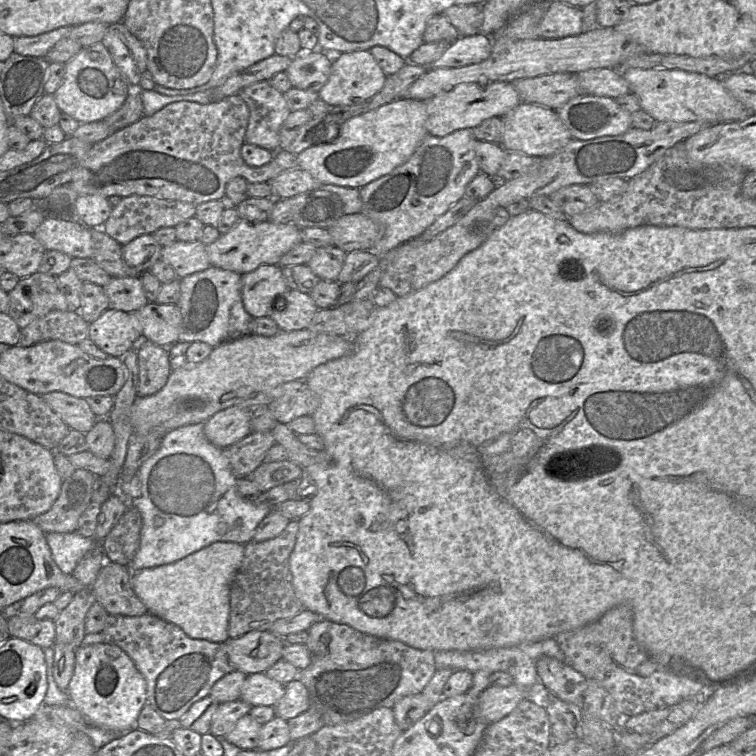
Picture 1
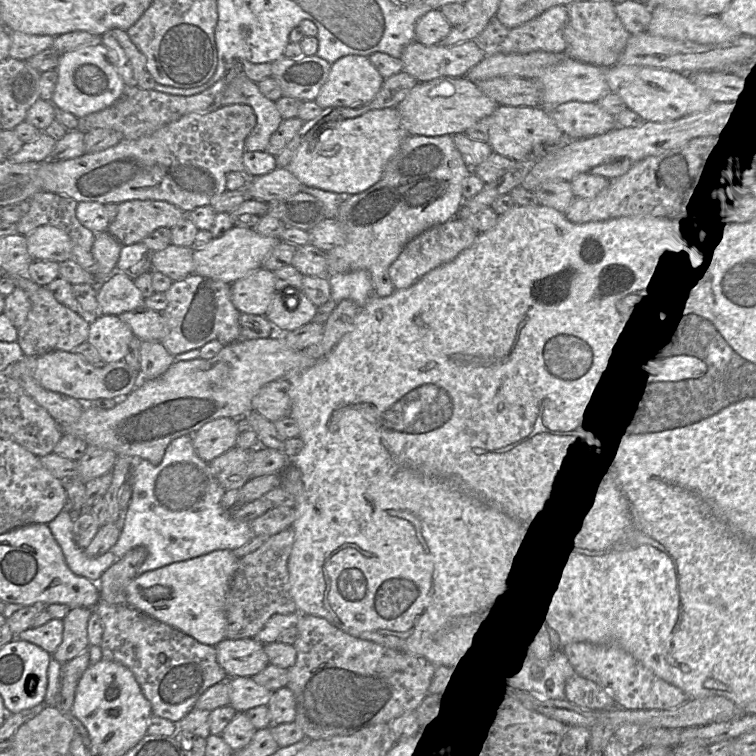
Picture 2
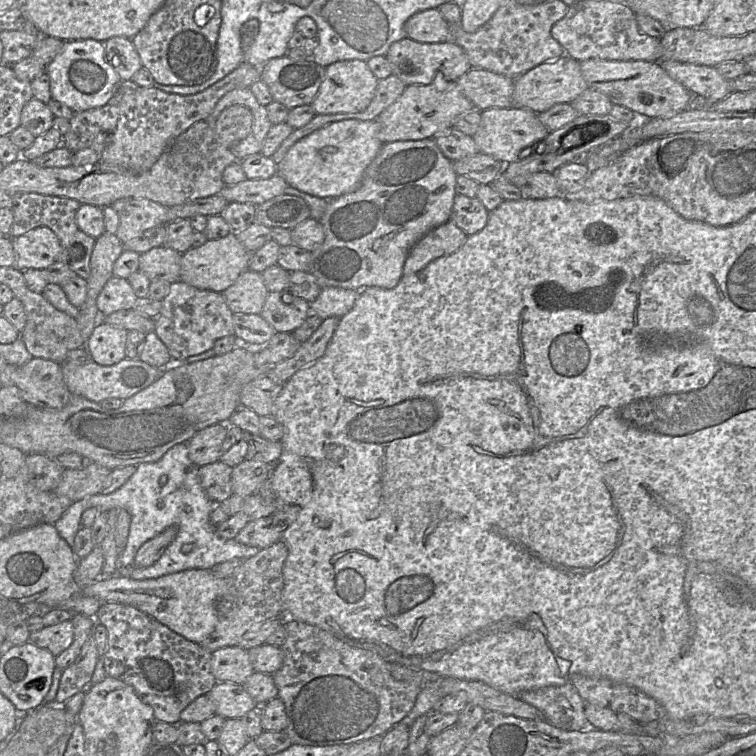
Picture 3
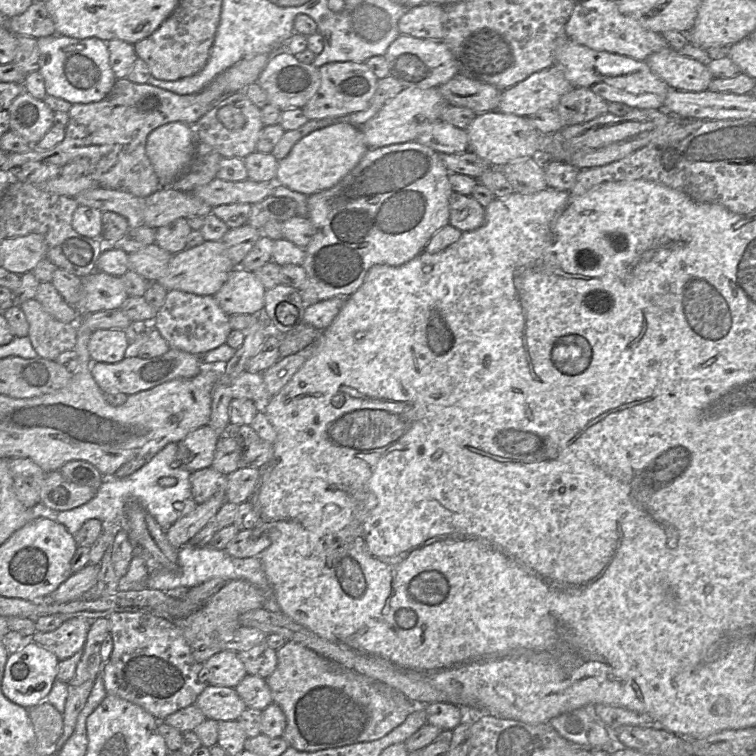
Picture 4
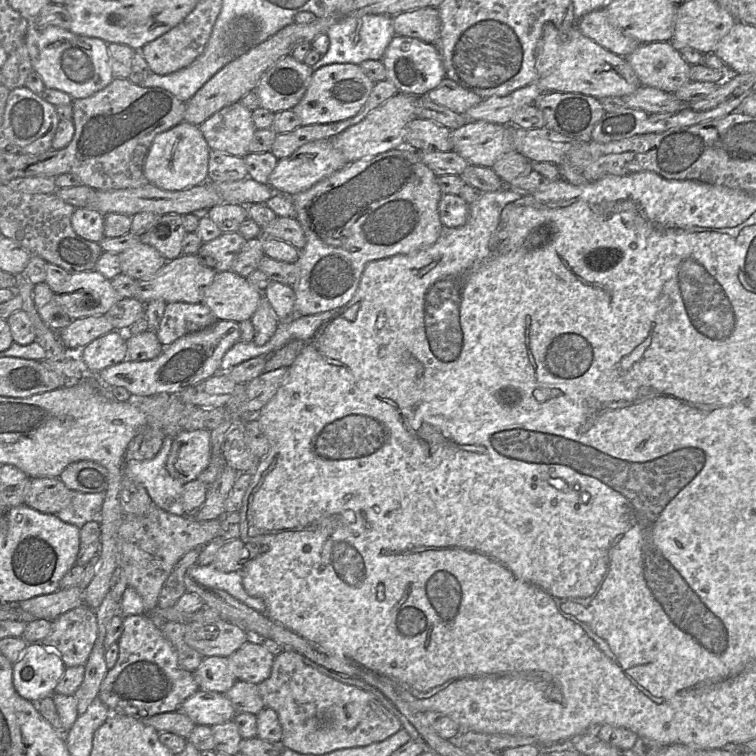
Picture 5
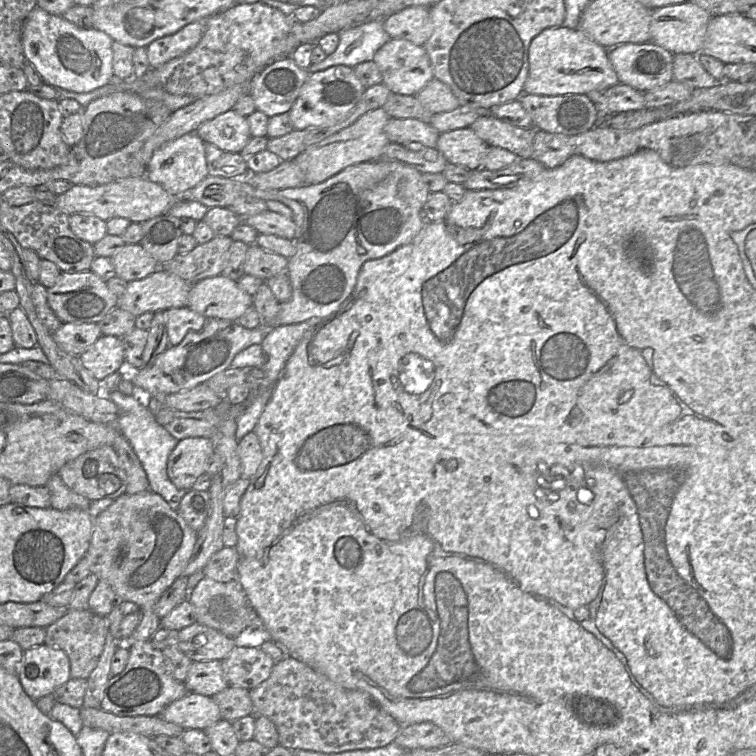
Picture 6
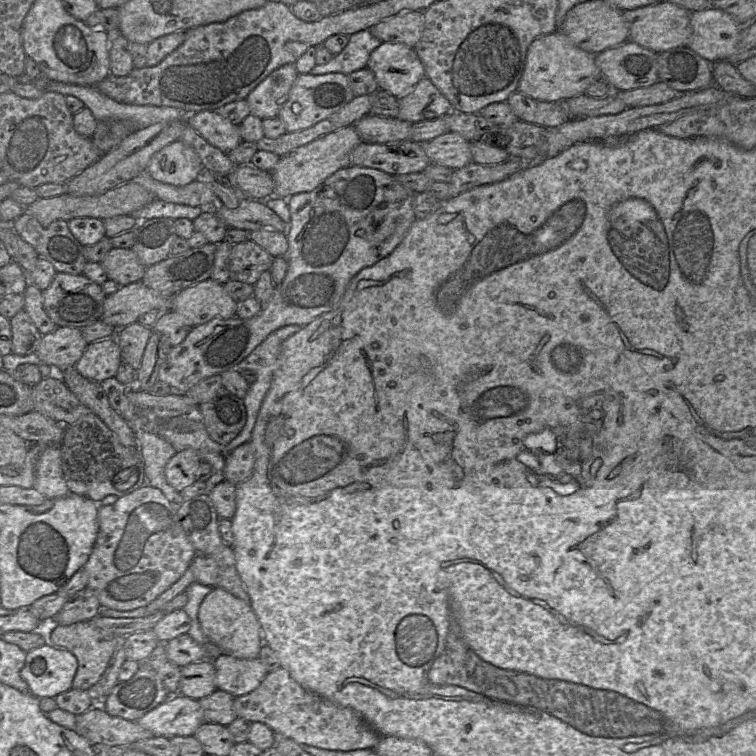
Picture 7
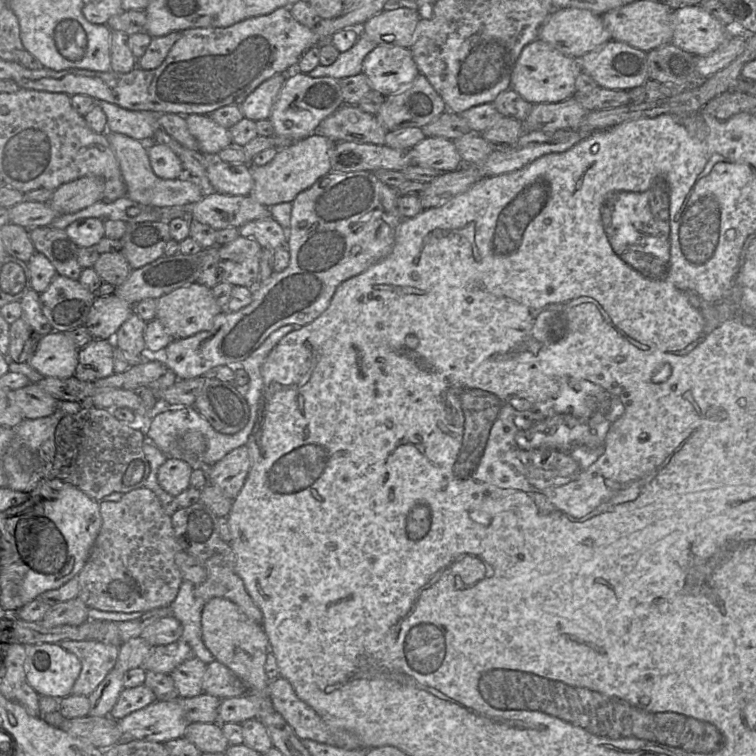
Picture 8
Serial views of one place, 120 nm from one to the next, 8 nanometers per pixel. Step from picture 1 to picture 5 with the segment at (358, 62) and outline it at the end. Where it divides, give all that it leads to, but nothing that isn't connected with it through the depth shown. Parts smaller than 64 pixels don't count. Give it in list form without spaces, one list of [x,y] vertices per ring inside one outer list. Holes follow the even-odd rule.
[[[331,63],[313,71],[306,93],[292,110],[299,117],[301,126],[342,121],[361,110],[374,85],[360,65]]]

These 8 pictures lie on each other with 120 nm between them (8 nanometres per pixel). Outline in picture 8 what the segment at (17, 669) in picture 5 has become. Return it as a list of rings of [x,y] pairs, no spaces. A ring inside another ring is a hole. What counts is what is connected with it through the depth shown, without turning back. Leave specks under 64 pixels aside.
[[[59,643],[38,644],[25,647],[25,674],[28,684],[41,696],[63,699],[71,695],[72,688],[81,672],[81,662],[64,650]]]

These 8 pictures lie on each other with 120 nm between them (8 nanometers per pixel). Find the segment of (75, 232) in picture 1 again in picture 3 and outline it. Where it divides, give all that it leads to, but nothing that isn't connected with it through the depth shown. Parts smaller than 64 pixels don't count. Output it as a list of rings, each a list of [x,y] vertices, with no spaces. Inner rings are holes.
[[[37,227],[12,238],[17,269],[46,269],[57,261],[61,244],[56,234],[48,227]]]

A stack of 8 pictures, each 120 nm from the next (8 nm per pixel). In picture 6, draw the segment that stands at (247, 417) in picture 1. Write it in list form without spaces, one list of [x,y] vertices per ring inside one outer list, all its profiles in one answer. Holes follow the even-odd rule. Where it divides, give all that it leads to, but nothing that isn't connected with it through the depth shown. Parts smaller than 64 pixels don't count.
[[[189,437],[179,440],[168,458],[169,479],[181,490],[192,489],[196,480],[206,473],[207,461],[213,453],[212,438]]]

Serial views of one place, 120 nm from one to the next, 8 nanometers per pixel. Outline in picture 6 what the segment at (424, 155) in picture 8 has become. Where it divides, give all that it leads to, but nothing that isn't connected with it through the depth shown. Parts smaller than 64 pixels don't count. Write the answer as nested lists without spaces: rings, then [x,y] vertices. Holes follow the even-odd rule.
[[[460,128],[440,133],[436,148],[448,163],[475,170],[482,167],[488,145],[470,128]]]

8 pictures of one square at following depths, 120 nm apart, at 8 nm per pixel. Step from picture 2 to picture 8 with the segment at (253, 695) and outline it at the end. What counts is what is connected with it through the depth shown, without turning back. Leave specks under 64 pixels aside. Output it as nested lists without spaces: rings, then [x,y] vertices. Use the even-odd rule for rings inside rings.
[[[177,700],[155,701],[118,720],[122,741],[166,743],[184,737],[188,721]]]

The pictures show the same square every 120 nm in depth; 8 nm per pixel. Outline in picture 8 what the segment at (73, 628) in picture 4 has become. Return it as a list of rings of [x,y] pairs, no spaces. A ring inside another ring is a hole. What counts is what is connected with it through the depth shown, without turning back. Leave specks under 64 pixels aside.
[[[64,640],[60,646],[73,653],[81,662],[81,672],[71,694],[89,696],[114,668],[119,647],[98,640]]]

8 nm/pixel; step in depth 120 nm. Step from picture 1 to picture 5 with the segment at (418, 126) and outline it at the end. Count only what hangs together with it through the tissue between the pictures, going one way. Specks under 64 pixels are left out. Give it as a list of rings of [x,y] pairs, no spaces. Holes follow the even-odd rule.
[[[321,139],[321,140],[312,141],[298,148],[290,156],[284,159],[279,159],[276,164],[276,167],[274,168],[274,170],[269,176],[268,185],[278,193],[283,193],[285,195],[294,195],[309,189],[317,182],[330,176],[337,170],[344,167],[346,164],[347,162],[345,157],[338,149],[336,149],[333,146],[330,139]]]

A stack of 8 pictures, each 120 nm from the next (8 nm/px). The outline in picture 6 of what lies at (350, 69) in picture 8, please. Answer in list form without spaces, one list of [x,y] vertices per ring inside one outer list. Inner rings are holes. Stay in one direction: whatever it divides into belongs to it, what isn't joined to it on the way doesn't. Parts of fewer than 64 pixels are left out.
[[[382,20],[364,22],[339,33],[336,50],[318,64],[312,64],[309,73],[325,70],[331,66],[356,65],[373,60],[375,53],[390,39]]]

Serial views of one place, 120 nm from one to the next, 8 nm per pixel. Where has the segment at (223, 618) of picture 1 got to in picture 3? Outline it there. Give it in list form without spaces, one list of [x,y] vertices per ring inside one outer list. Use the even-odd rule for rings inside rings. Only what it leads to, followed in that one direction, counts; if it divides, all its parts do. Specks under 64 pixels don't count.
[[[188,569],[156,579],[146,580],[134,580],[126,575],[116,574],[109,578],[99,578],[84,586],[82,593],[85,596],[98,599],[102,603],[115,602],[133,606],[188,640],[200,644],[211,635],[217,625],[216,604],[221,594],[221,589],[224,588],[225,578],[215,576],[213,570]]]

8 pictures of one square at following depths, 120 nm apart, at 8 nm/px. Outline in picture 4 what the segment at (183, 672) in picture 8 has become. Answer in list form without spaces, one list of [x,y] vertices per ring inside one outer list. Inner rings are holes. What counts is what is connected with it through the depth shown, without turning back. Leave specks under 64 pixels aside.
[[[222,650],[203,663],[202,679],[208,685],[235,688],[247,675],[238,653],[231,650]]]

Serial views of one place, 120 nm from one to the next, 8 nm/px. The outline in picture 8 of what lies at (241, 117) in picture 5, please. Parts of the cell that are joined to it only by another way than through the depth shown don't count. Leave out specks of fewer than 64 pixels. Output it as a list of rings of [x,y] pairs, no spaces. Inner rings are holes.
[[[190,114],[185,116],[190,133],[196,138],[199,151],[216,157],[232,143],[229,129],[216,123],[210,115]]]

